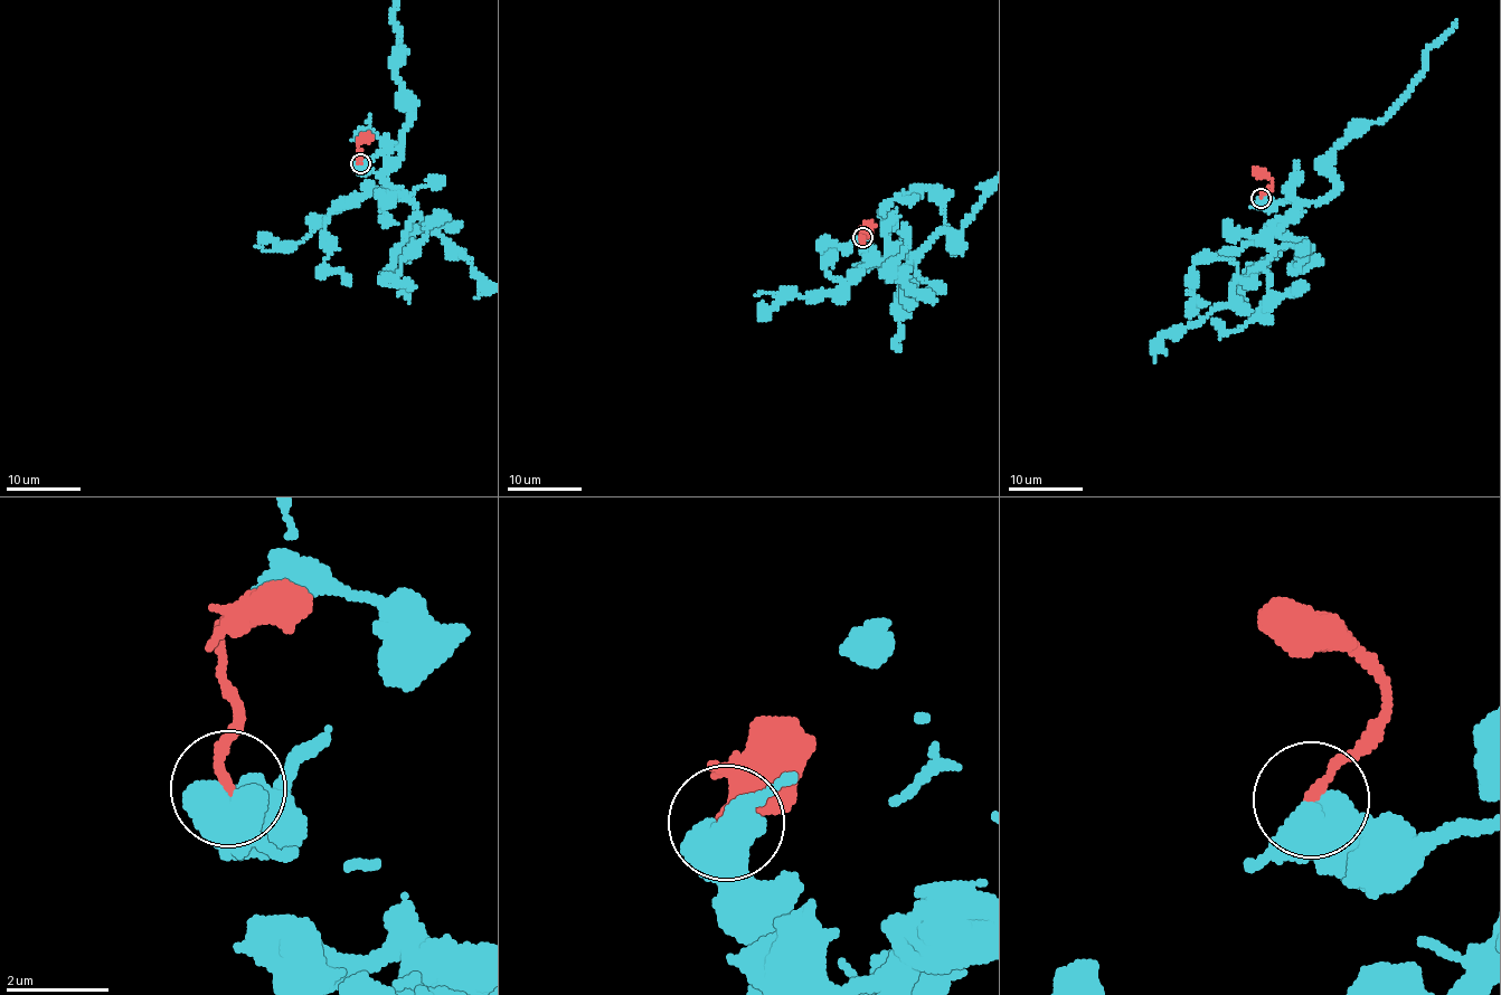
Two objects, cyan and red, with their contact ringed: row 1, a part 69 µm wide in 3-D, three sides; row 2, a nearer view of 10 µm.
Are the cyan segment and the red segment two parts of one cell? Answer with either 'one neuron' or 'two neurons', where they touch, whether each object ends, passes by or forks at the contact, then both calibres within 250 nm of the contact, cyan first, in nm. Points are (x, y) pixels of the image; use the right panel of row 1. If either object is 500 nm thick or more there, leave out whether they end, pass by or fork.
one neuron | (1261, 198) | 500/190 nm

